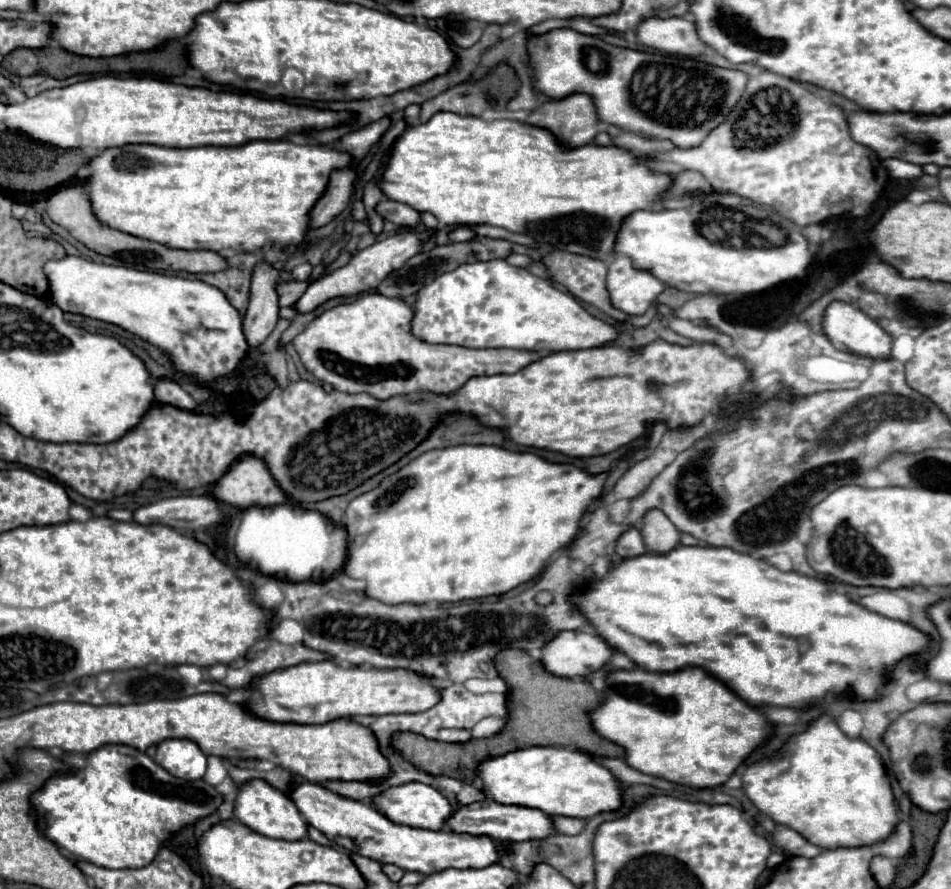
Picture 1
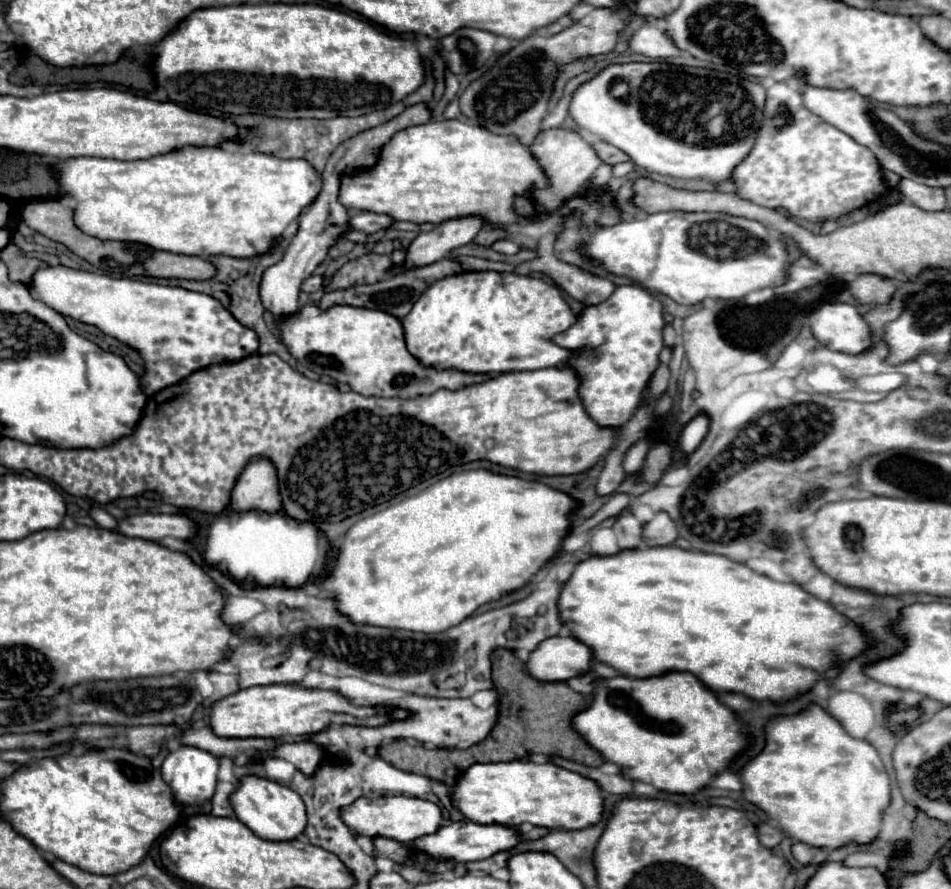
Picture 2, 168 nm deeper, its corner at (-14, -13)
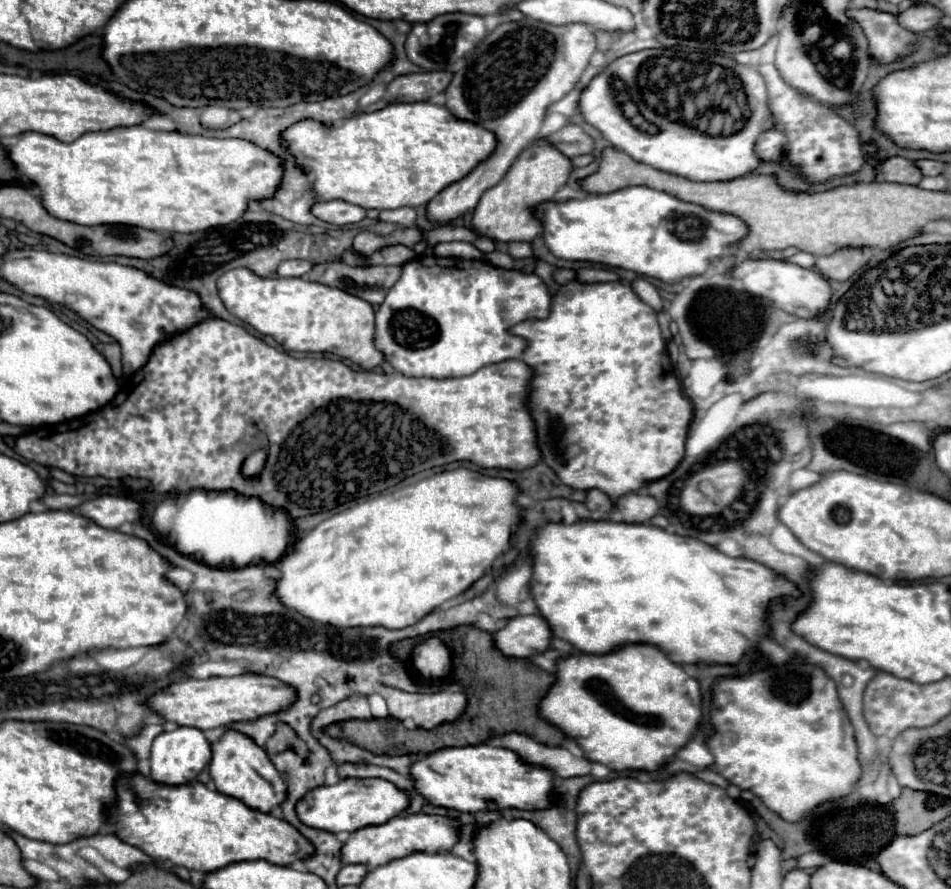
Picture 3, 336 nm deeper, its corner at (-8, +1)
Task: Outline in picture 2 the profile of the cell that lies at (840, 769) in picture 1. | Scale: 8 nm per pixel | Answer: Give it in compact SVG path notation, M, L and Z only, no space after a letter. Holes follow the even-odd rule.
M811 703L807 709L795 713L795 715L773 715L769 717L769 721L765 723L763 727L765 731L765 747L761 749L761 753L751 759L737 775L739 775L739 781L743 785L743 797L747 801L751 801L753 805L757 805L759 809L763 809L771 819L775 819L779 823L779 827L783 827L783 833L795 841L801 841L801 843L807 843L811 847L823 847L823 849L839 849L843 847L845 843L871 843L879 831L881 831L881 815L885 811L885 807L889 805L889 797L891 797L891 789L889 789L889 777L883 769L883 763L879 759L879 753L875 751L875 747L871 747L871 743L867 743L865 739L857 739L857 737L851 737L843 727L841 723L831 717L823 707Z

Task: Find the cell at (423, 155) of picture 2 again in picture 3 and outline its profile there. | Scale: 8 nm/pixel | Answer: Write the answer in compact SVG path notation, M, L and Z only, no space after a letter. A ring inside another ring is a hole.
M393 103L373 113L353 115L333 127L305 119L291 125L283 137L289 143L297 165L305 171L313 171L315 195L321 201L343 199L363 209L379 211L427 205L437 193L441 193L441 189L467 177L481 161L485 161L485 157L491 157L497 147L497 137L489 129L473 121L457 119L447 107L433 103Z

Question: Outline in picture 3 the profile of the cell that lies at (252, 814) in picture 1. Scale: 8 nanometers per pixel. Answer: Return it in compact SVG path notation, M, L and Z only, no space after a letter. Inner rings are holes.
M227 729L221 741L211 745L211 751L213 751L213 757L209 763L209 773L219 793L235 797L243 801L247 807L261 813L271 813L271 809L279 807L287 799L287 785L281 779L279 771L269 761L265 749L255 745L243 733Z

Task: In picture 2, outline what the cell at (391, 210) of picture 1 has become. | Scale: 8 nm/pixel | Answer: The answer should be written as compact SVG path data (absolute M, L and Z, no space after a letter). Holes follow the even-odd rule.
M361 211L361 213L351 213L347 223L355 231L363 231L363 233L371 235L371 233L377 233L379 229L387 229L391 225L391 219L387 215L377 215L377 213Z

